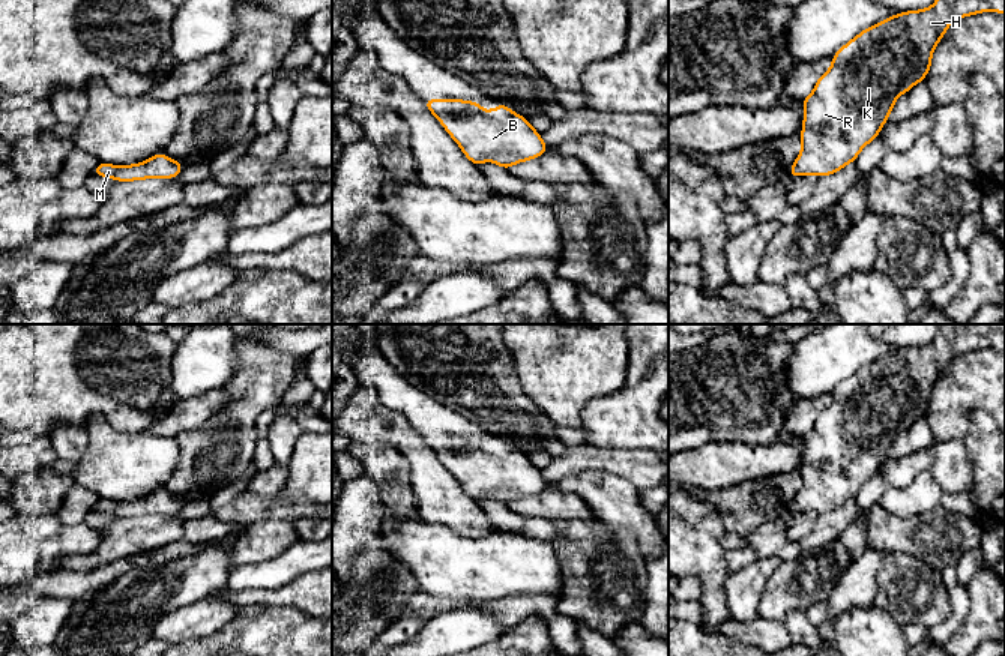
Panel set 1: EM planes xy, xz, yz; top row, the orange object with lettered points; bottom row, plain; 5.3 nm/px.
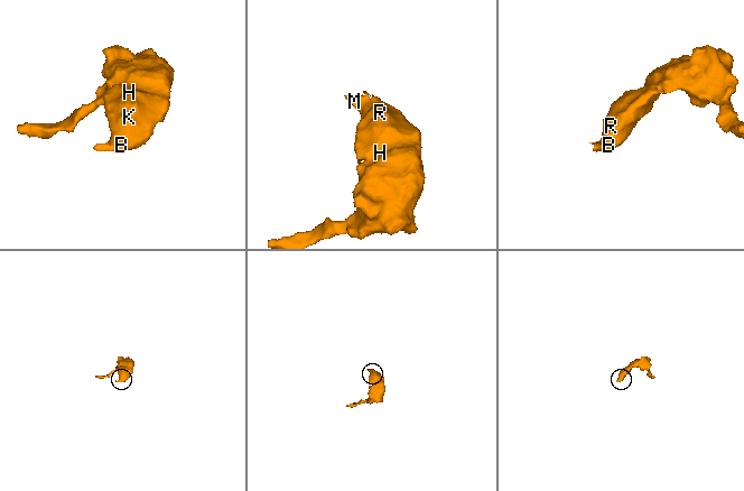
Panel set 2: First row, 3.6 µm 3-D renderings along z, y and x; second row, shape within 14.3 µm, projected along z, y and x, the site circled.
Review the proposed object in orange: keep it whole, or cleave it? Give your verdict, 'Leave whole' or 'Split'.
Leave whole

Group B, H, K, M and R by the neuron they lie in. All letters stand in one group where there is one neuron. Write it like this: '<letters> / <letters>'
B H K M R

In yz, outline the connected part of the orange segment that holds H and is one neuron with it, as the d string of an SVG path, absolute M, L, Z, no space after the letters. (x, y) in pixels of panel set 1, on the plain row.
M942 324L933 342L895 350L843 381L831 393L832 402L802 437L802 485L787 509L793 515L825 513L855 498L859 488L879 473L897 434L925 416L933 387L952 356L988 347L1005 350L1005 324Z

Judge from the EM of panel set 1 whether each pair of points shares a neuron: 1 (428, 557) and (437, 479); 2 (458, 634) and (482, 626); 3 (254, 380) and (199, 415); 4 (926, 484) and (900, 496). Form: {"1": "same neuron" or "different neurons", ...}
{"1": "different neurons", "2": "same neuron", "3": "different neurons", "4": "same neuron"}

